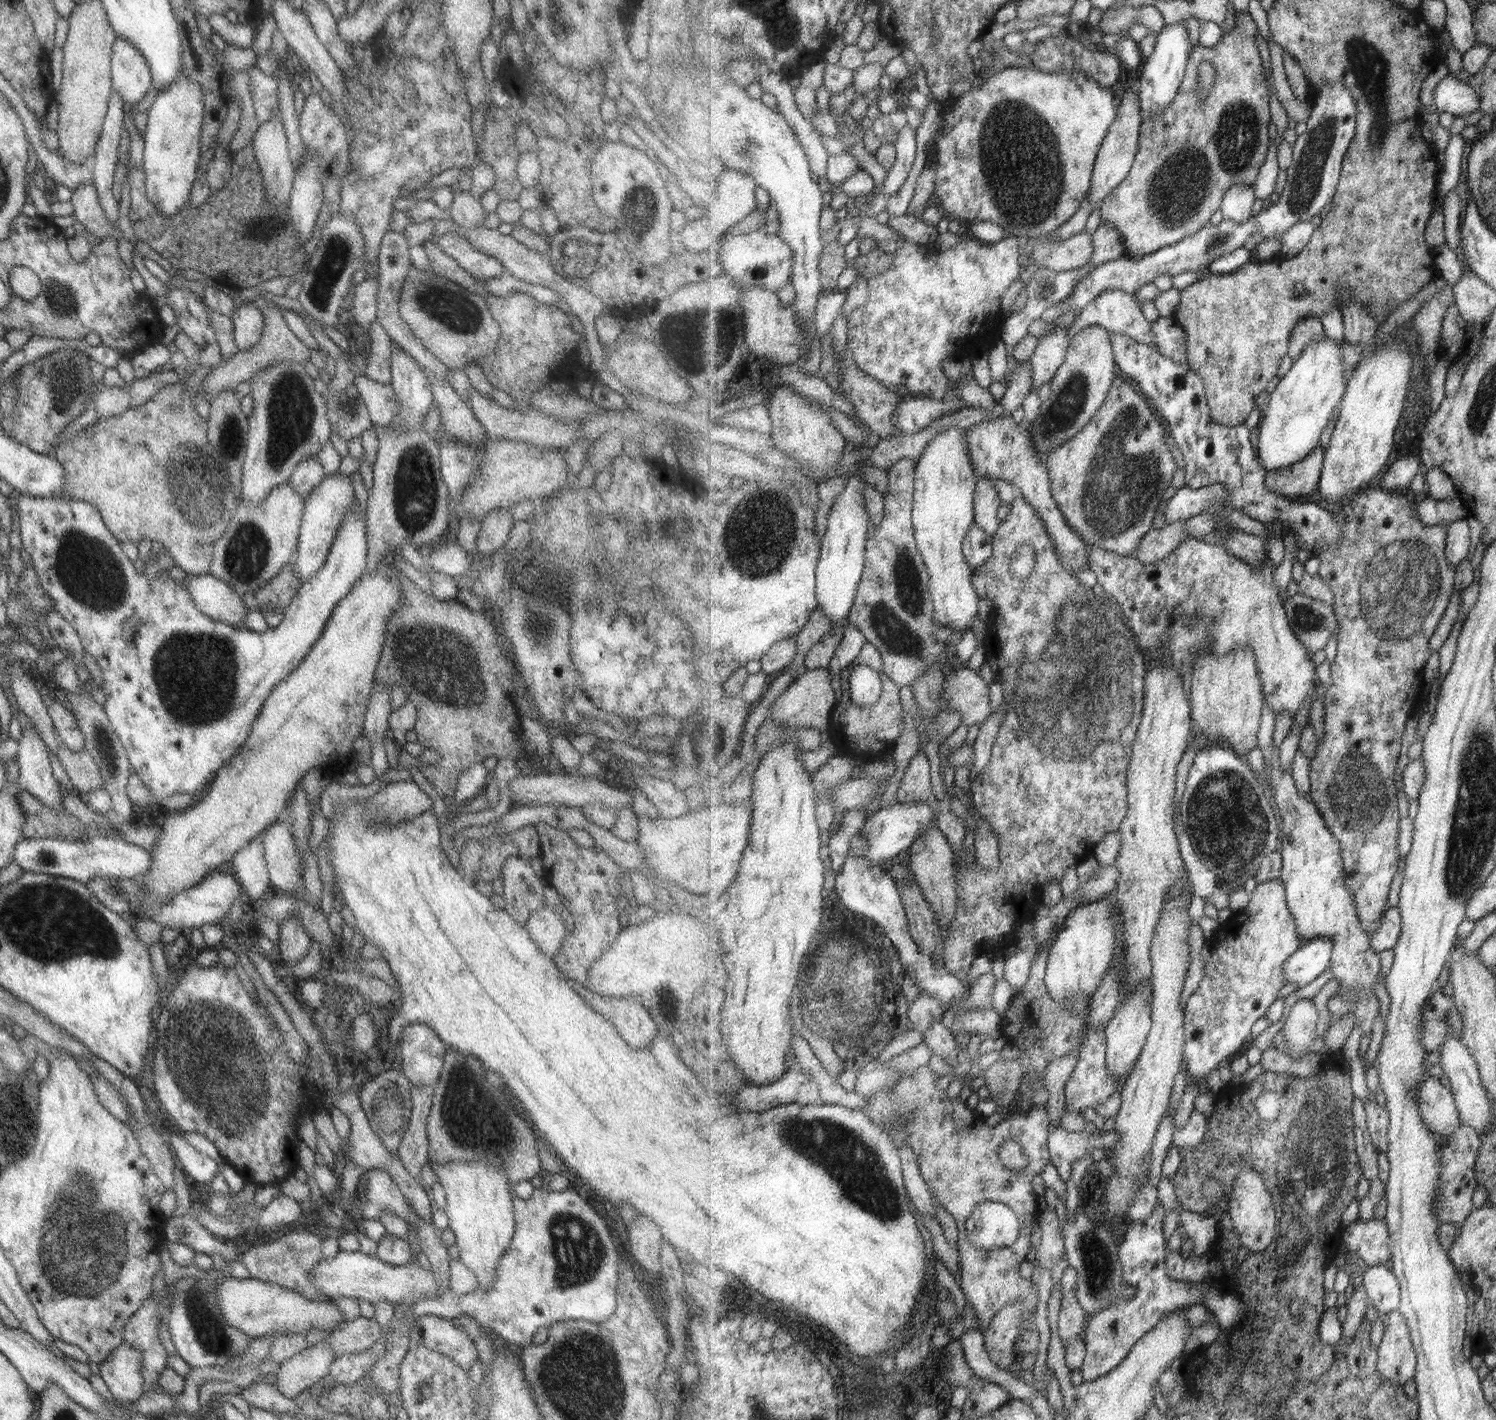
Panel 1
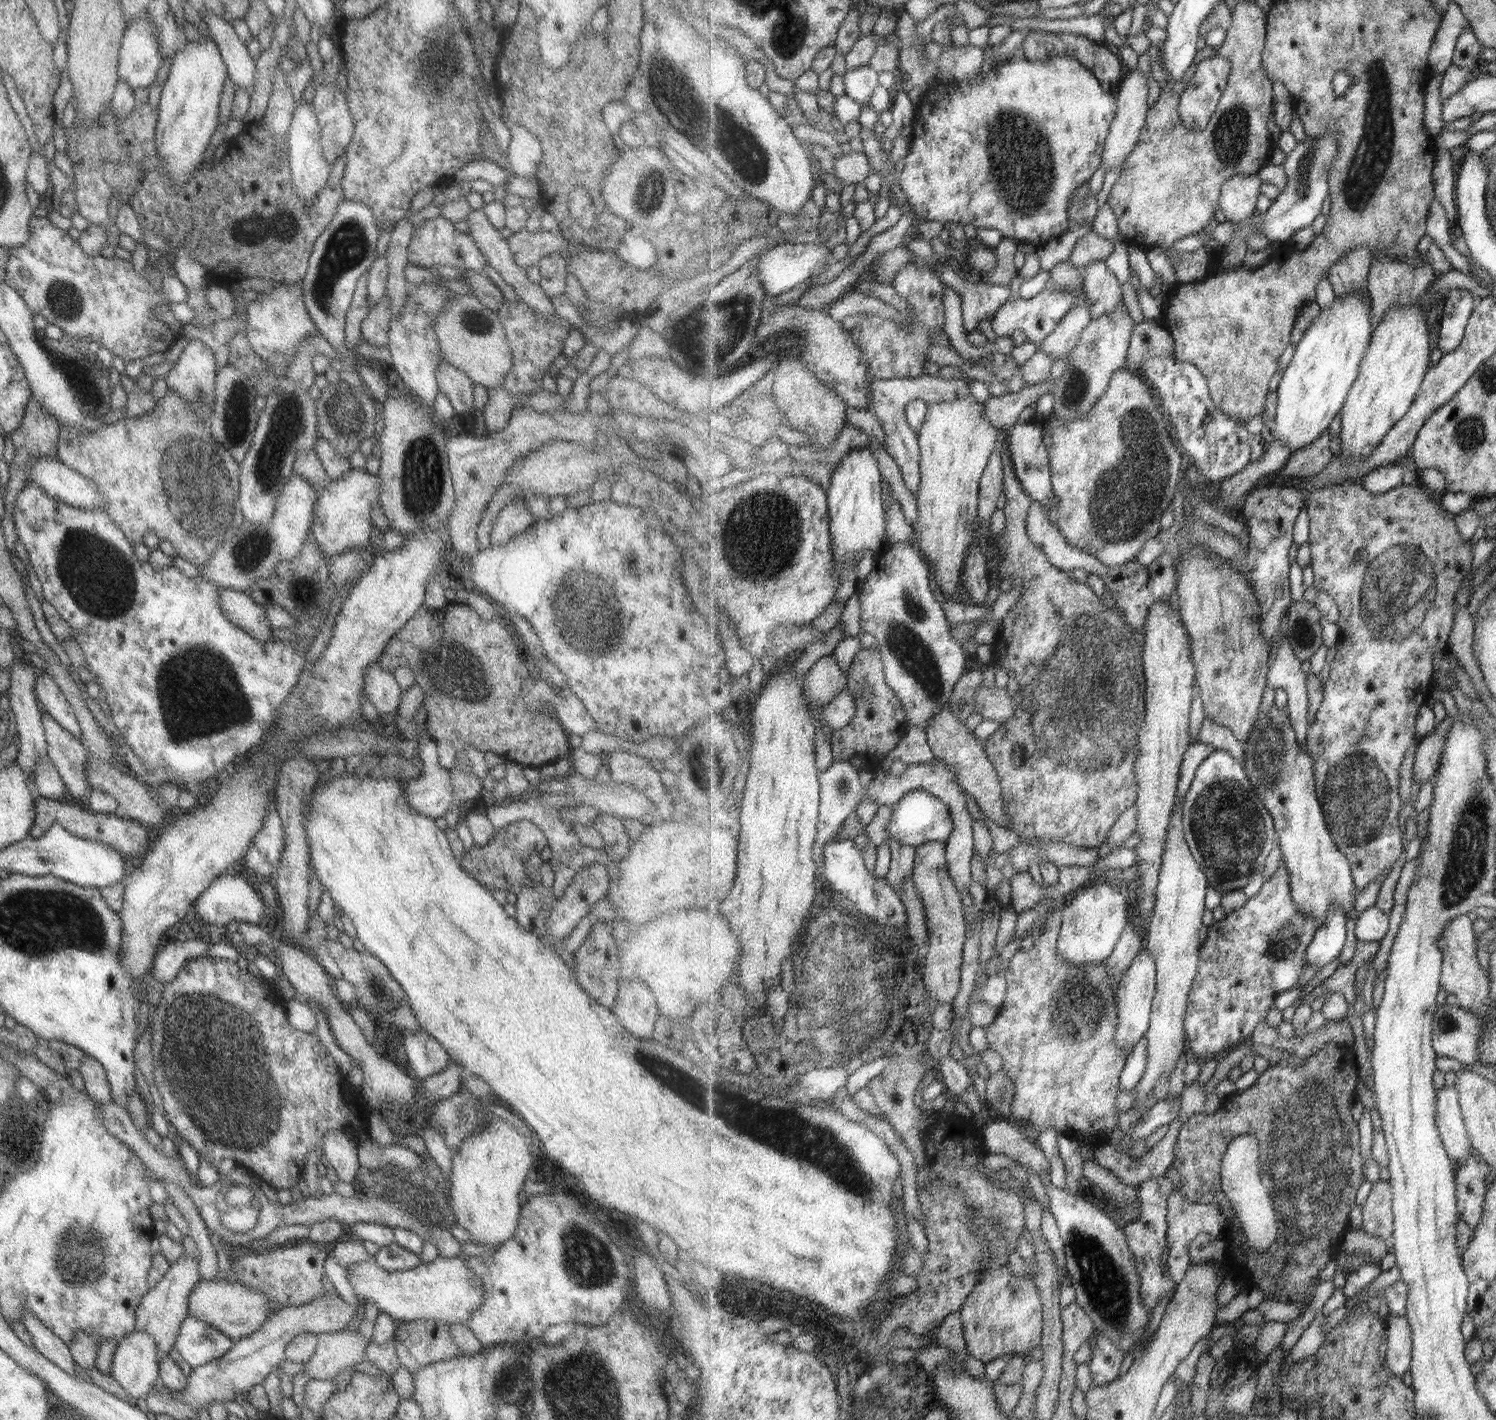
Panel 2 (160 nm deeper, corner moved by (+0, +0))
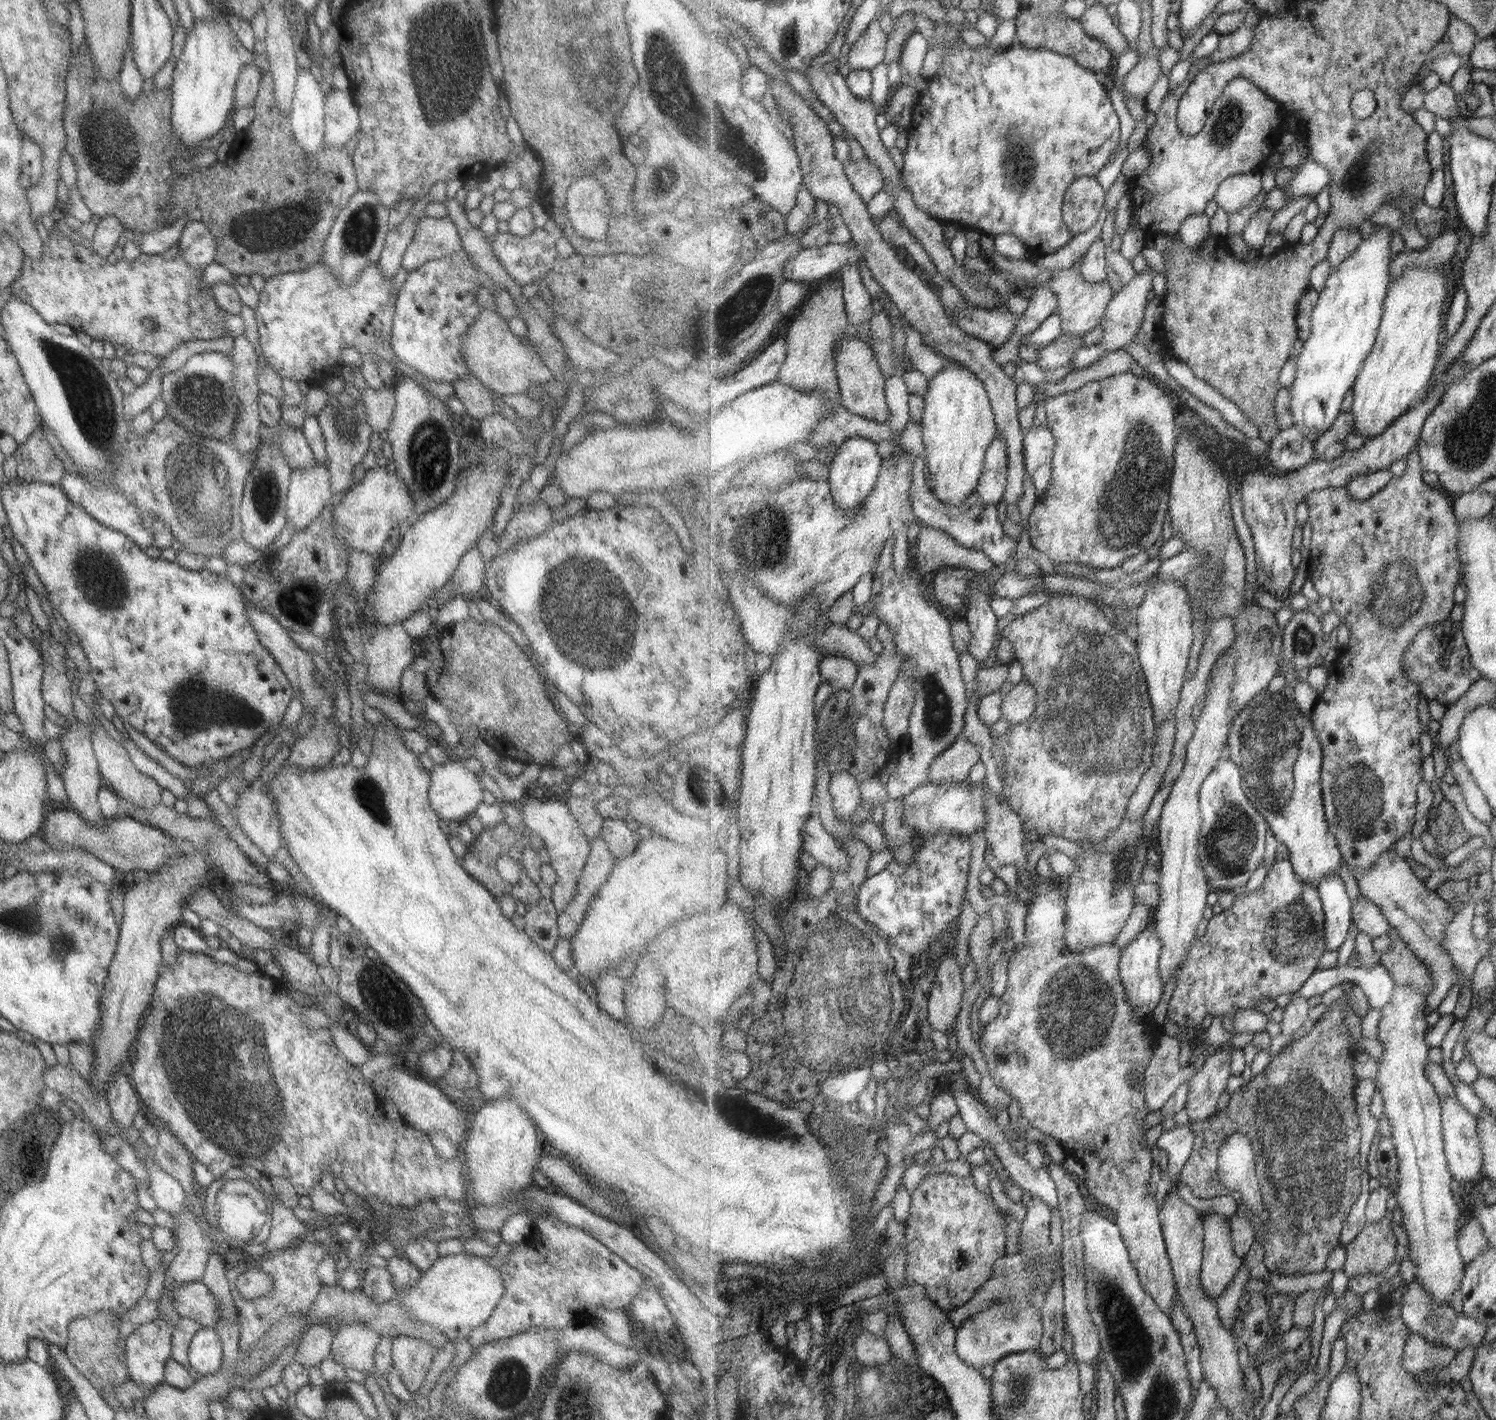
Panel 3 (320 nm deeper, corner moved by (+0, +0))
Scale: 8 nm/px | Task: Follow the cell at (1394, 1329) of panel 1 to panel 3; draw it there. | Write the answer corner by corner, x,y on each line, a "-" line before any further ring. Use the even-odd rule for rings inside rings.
1413,1332
1407,1339
1406,1351
1403,1354
1404,1366
1412,1373
1433,1370
1437,1366
1444,1368
1455,1359
1457,1359
1457,1351
1453,1348
1437,1348
1423,1336

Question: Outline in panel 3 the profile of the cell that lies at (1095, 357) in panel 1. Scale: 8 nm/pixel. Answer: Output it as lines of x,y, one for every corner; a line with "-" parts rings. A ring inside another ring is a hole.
1147,267
1144,271
1141,271
1138,275
1132,278
1132,280
1126,285
1120,288
1120,290
1114,295
1113,300
1109,303
1106,316
1101,321
1101,338
1099,343
1101,348
1105,350
1105,354
1108,352
1115,352
1117,350
1123,350
1124,346
1127,346
1135,340
1135,336
1139,334
1141,326
1143,326
1143,318
1145,318
1145,310
1149,301
1149,292
1153,290
1153,270

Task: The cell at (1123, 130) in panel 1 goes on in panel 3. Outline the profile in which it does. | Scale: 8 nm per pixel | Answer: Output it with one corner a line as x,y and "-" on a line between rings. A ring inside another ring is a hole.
1154,46
1146,53
1141,53
1137,66
1125,77
1125,98
1133,97
1145,100
1147,94
1153,90
1155,82
1163,76
1161,60
1159,60
1159,49

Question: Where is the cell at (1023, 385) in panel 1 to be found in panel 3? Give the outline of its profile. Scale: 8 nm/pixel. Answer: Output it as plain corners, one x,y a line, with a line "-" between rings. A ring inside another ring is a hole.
1061,336
1057,338
1056,342
1040,348
1039,366
1045,372
1049,371
1057,375
1057,371
1063,367
1069,367
1069,363
1073,361
1073,356
1082,346
1083,338

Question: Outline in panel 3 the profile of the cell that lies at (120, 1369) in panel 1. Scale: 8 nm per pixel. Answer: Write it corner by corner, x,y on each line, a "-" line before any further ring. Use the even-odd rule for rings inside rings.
152,1322
137,1326
123,1342
123,1366
125,1366
129,1380
154,1388
164,1382
164,1367
170,1358
170,1341
172,1328
167,1322

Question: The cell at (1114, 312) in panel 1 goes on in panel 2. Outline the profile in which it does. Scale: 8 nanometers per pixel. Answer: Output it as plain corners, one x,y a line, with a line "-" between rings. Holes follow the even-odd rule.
1097,261
1082,269
1084,290
1092,304
1093,320
1103,318
1124,305
1121,295
1122,282
1105,261

